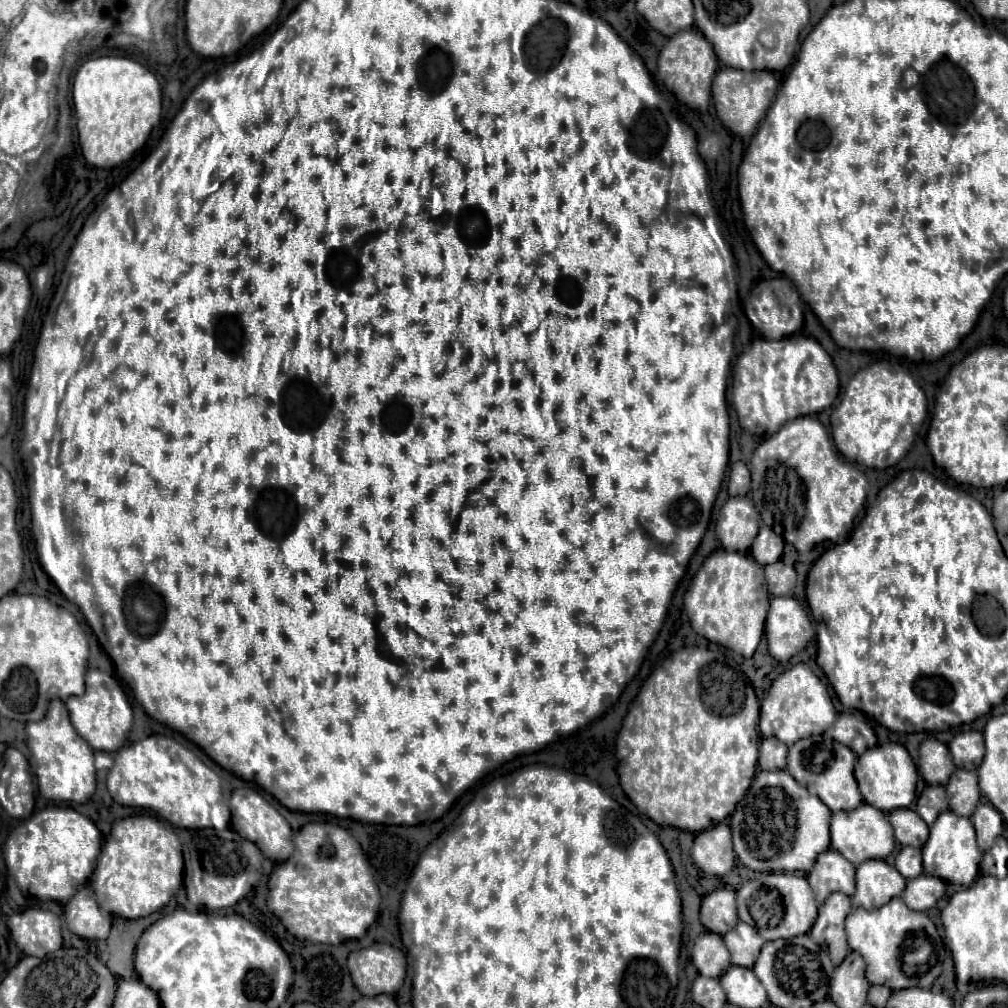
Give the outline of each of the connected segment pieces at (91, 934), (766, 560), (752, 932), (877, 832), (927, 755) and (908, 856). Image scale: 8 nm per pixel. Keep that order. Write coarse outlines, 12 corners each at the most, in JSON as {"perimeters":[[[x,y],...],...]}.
{"perimeters":[[[89,887],[65,905],[65,921],[81,939],[107,939],[112,915]],[[763,525],[751,545],[759,565],[775,563],[783,553],[781,535]],[[737,923],[723,935],[731,963],[753,967],[765,939]],[[883,811],[833,813],[831,849],[853,865],[895,849]],[[925,739],[919,773],[929,785],[945,785],[955,765],[945,743]],[[903,847],[895,859],[905,879],[923,873],[921,849]]]}

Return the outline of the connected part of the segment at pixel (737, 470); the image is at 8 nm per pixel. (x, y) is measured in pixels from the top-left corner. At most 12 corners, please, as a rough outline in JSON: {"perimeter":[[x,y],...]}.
{"perimeter":[[731,463],[729,495],[749,493],[749,469]]}

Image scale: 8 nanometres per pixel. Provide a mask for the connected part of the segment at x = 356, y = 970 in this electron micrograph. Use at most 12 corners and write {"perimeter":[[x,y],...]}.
{"perimeter":[[387,943],[349,953],[363,997],[397,993],[407,959]]}

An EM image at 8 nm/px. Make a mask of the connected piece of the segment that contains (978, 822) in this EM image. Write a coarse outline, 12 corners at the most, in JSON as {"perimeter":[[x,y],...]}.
{"perimeter":[[981,803],[971,817],[981,851],[1003,831],[1001,813]]}

